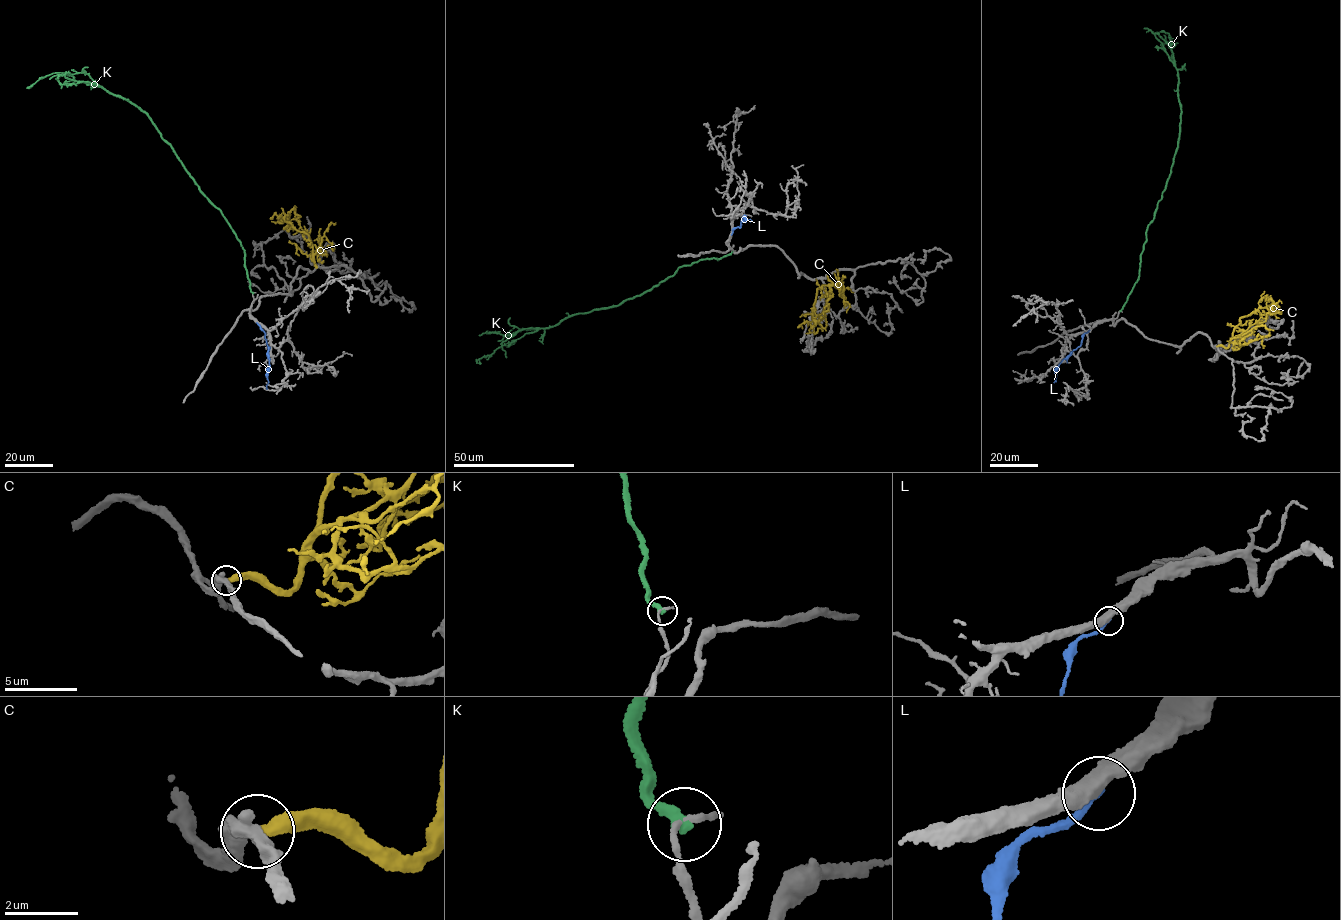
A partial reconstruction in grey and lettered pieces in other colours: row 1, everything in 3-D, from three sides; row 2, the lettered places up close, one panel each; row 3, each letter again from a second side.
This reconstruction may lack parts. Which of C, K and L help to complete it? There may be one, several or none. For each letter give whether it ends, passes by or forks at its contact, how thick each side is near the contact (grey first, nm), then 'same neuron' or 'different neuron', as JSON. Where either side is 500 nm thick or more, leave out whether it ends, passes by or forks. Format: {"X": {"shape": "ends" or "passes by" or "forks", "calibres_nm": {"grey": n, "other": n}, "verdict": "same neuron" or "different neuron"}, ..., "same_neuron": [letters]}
{"C": {"shape": "ends", "calibres_nm": {"grey": 380, "other": 440}, "verdict": "different neuron"}, "K": {"shape": "ends", "calibres_nm": {"grey": 140, "other": 280}, "verdict": "different neuron"}, "L": {"calibres_nm": {"grey": 550, "other": 220}, "verdict": "different neuron"}, "same_neuron": []}

